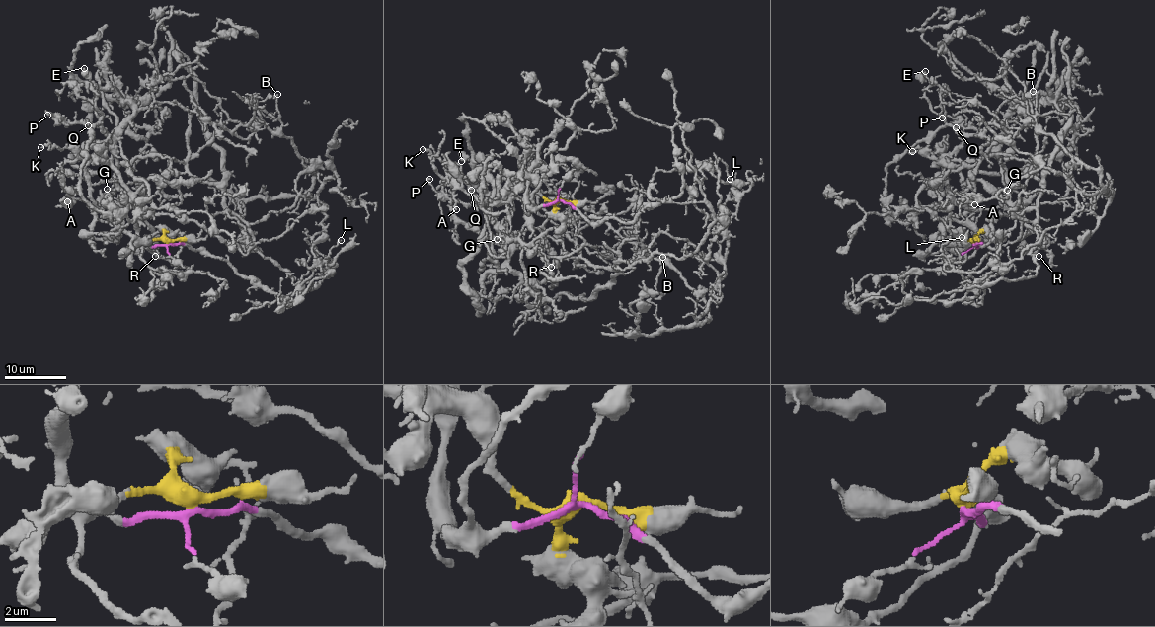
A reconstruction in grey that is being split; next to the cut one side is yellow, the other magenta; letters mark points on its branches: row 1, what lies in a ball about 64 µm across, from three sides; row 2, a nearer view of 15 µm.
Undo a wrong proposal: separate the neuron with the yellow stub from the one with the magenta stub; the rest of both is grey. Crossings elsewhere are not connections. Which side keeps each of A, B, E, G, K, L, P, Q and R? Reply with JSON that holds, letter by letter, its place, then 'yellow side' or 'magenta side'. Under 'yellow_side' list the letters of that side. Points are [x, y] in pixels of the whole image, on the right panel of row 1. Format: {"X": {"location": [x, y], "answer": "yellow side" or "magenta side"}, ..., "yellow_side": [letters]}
{"A": {"location": [974, 204], "answer": "yellow side"}, "B": {"location": [1033, 91], "answer": "magenta side"}, "E": {"location": [925, 71], "answer": "yellow side"}, "G": {"location": [1007, 190], "answer": "yellow side"}, "K": {"location": [912, 151], "answer": "yellow side"}, "L": {"location": [962, 237], "answer": "magenta side"}, "P": {"location": [942, 117], "answer": "yellow side"}, "Q": {"location": [956, 127], "answer": "yellow side"}, "R": {"location": [1039, 256], "answer": "yellow side"}, "yellow_side": ["A", "E", "G", "K", "P", "Q", "R"]}

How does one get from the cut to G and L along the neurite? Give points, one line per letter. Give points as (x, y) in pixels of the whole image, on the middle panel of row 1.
G: (559, 200), (521, 173), (503, 174), (499, 198), (485, 209), (483, 240), (502, 257), (504, 237), (498, 239)
L: (559, 200), (591, 222), (632, 222), (692, 187), (704, 176), (701, 170), (718, 159), (730, 180)

